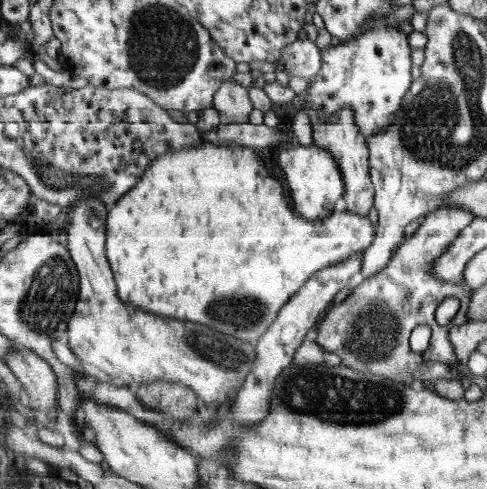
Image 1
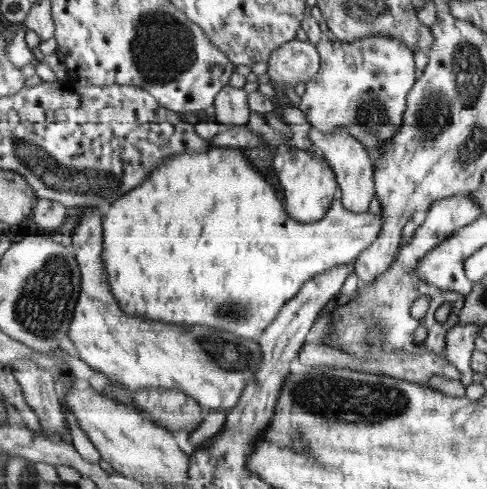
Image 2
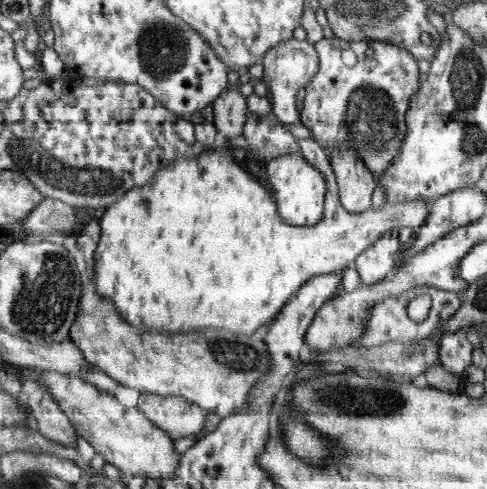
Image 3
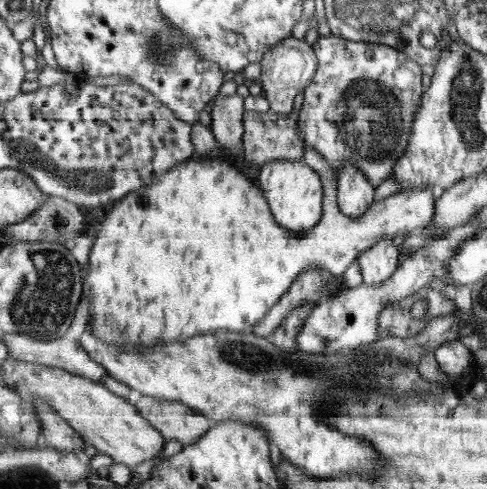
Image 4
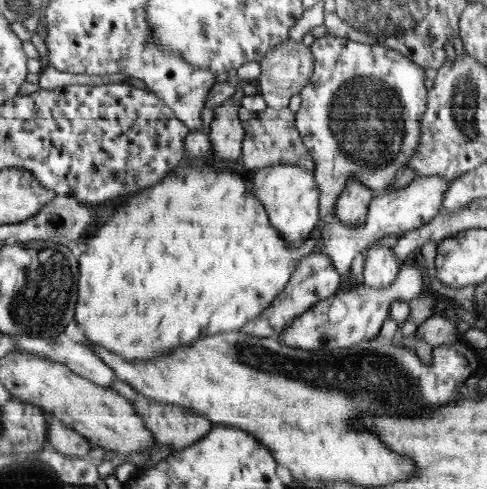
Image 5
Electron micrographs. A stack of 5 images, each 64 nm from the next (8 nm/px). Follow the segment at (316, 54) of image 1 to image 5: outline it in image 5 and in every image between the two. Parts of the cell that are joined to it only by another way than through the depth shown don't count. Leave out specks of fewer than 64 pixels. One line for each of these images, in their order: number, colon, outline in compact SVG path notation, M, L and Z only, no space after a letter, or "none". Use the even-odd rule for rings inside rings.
2: M291 40L267 60L267 76L273 88L281 94L293 90L299 82L307 84L319 72L319 54L309 40Z
3: M285 40L271 48L265 58L263 58L263 82L267 86L267 92L271 94L271 114L277 116L285 124L299 124L301 120L297 118L301 112L295 110L295 94L299 88L305 88L313 76L319 70L319 56L315 52L315 46L309 44L307 40ZM307 138L297 140L297 146L299 146L299 152L301 152L303 160L307 164L311 164L311 168L315 168L323 176L323 182L325 182L323 212L321 212L321 222L319 224L315 224L315 226L293 226L293 224L287 224L279 216L279 210L277 210L277 204L275 204L273 196L269 196L269 192L257 180L251 180L251 174L247 170L239 168L239 164L231 158L229 148L215 148L215 150L209 150L209 152L201 152L199 156L185 156L183 160L175 160L169 168L163 168L161 172L157 172L153 176L153 180L149 184L145 184L143 188L133 188L131 192L121 196L121 200L115 202L111 208L107 208L103 218L99 220L101 226L103 226L103 240L99 244L99 250L95 252L95 274L99 274L97 290L103 292L103 298L115 300L115 308L119 308L119 316L127 324L135 326L135 330L149 330L149 332L155 332L155 334L179 336L179 334L191 334L191 332L197 332L197 330L203 330L203 328L205 330L211 328L211 330L227 330L231 334L253 338L253 336L259 336L263 332L263 326L279 314L279 310L287 304L287 300L291 300L291 296L295 296L299 292L299 288L307 280L311 280L315 276L337 274L339 270L343 272L345 268L355 264L355 260L357 260L357 256L361 252L371 248L387 232L399 232L405 226L421 228L425 224L425 218L429 216L429 204L425 200L421 200L421 202L409 200L409 202L401 202L401 204L395 204L395 206L393 204L385 204L381 208L367 208L365 212L359 212L359 214L347 212L343 208L341 200L339 200L335 172L331 168L331 162L329 162L329 156L325 154L325 150L315 140L307 140Z
4: M283 40L281 44L277 44L275 48L271 48L269 52L265 52L263 60L261 60L261 76L259 76L259 84L261 90L269 102L269 108L277 114L289 116L289 112L293 110L293 98L307 88L307 84L311 82L311 78L317 72L317 56L313 52L313 48L303 42L303 40ZM303 144L303 158L301 158L311 170L317 172L319 180L321 180L321 220L319 224L315 224L315 228L311 228L309 232L291 232L291 230L285 230L283 226L279 226L275 220L273 220L273 214L269 210L269 204L263 196L263 192L255 186L255 182L251 182L245 174L237 172L233 166L231 166L231 160L225 158L219 154L219 158L209 158L209 156L203 156L201 160L197 162L181 162L177 164L175 168L171 168L169 172L165 172L163 176L159 176L153 184L149 184L147 188L141 188L141 190L135 190L135 192L129 192L127 196L123 196L117 204L113 204L111 208L107 208L107 220L101 224L101 232L97 234L97 242L93 244L91 252L89 252L89 266L87 266L87 280L89 280L89 296L85 292L85 304L89 306L89 316L87 316L87 322L93 324L93 330L95 330L95 336L101 338L103 342L107 342L109 346L119 346L121 350L127 350L131 352L133 348L147 348L147 346L153 346L153 342L175 342L175 340L189 340L189 338L195 338L195 336L205 336L205 334L213 334L213 332L239 332L239 334L251 334L251 328L255 328L263 318L269 316L271 308L275 308L279 304L279 300L283 300L283 296L287 296L287 292L291 292L291 286L299 280L299 276L303 276L303 272L309 272L309 270L327 270L331 276L335 274L343 274L351 264L353 260L357 260L363 252L367 252L371 246L379 244L383 238L385 240L391 240L395 238L399 232L401 234L407 234L415 228L425 228L433 222L433 216L435 216L435 198L437 198L437 190L433 188L413 188L411 192L405 190L399 194L393 194L393 196L387 196L383 200L377 200L369 206L367 212L363 212L361 218L349 218L341 212L339 204L337 204L337 186L335 186L335 172L329 168L329 164L325 162L325 158L313 150L311 146Z
5: M285 40L283 44L279 44L279 48L273 48L261 60L261 74L255 80L257 94L263 96L263 100L267 102L267 108L273 108L273 110L287 108L289 98L293 94L301 94L301 90L309 82L311 74L313 74L313 54L311 54L311 50L303 42ZM207 162L201 164L201 168L195 168L195 166L185 166L185 164L179 164L175 166L159 184L153 184L151 188L143 188L139 192L135 192L125 204L117 206L117 208L111 208L111 214L107 216L105 222L99 224L99 230L95 232L95 236L87 238L87 252L79 256L81 260L81 288L79 288L79 306L77 306L77 312L75 312L75 322L79 324L79 328L85 332L85 338L89 344L93 346L99 346L99 348L107 348L107 350L113 350L117 352L119 356L127 358L127 360L153 360L153 358L159 358L175 348L185 348L185 346L191 346L195 344L197 340L203 340L207 336L219 336L219 334L227 334L227 332L241 332L241 328L247 326L247 322L255 320L257 316L261 316L267 306L271 306L275 302L275 298L279 294L283 294L283 288L289 284L295 268L299 268L299 260L303 260L303 256L311 256L313 252L317 254L327 254L333 262L333 268L335 272L339 274L347 274L347 270L351 268L351 260L365 248L365 246L371 246L375 244L377 240L381 240L383 236L387 234L405 234L405 232L411 232L415 228L423 228L425 224L429 224L441 210L443 206L443 198L447 194L447 188L449 188L449 182L443 178L443 176L427 176L427 178L413 178L413 182L405 188L399 188L399 190L393 190L393 192L387 192L387 194L377 194L371 204L369 204L369 212L367 212L367 220L365 224L361 226L349 226L349 224L341 224L341 220L337 220L337 216L333 214L331 218L325 220L325 224L319 224L311 238L305 240L299 248L291 248L283 238L281 234L271 226L269 222L269 216L267 216L267 210L265 206L249 192L249 180L247 176L239 176L239 174L231 174L231 172L225 172L225 170L215 170L215 168L209 168Z

